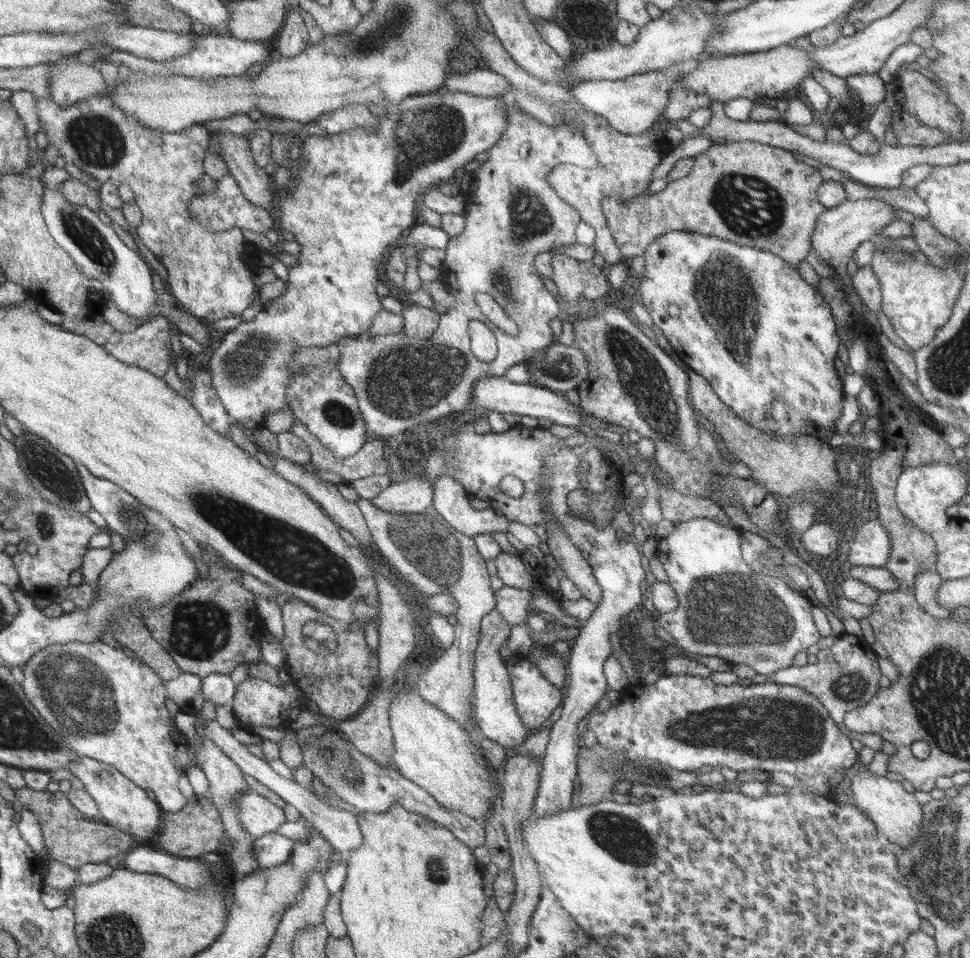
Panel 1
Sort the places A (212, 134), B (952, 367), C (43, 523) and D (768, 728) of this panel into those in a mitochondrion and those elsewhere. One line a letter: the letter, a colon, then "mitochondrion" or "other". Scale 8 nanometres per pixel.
A: other
B: mitochondrion
C: mitochondrion
D: mitochondrion

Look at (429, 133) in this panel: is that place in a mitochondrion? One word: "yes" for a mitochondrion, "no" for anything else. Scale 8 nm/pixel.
yes

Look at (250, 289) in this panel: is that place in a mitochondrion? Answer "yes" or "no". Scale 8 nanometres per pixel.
no

